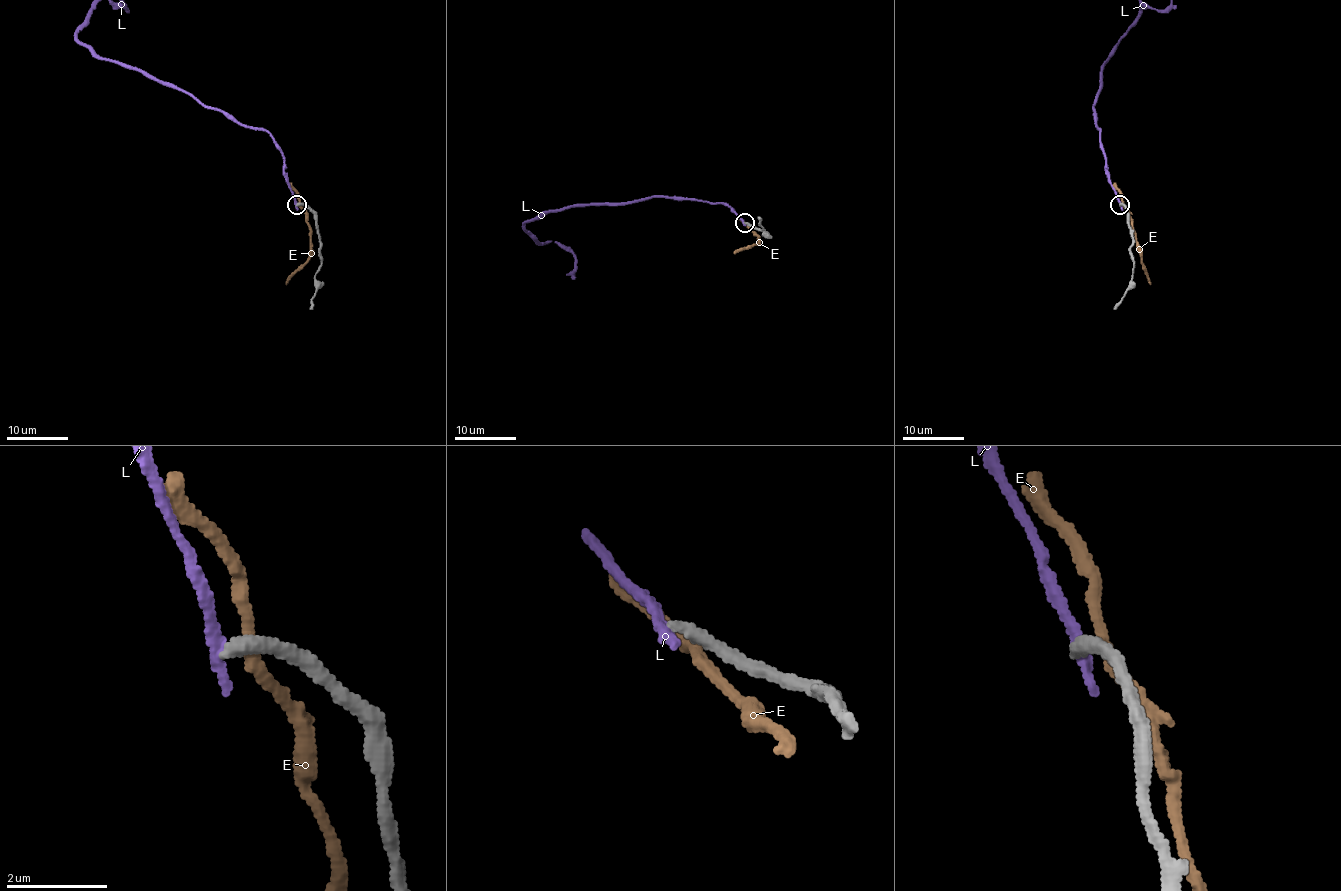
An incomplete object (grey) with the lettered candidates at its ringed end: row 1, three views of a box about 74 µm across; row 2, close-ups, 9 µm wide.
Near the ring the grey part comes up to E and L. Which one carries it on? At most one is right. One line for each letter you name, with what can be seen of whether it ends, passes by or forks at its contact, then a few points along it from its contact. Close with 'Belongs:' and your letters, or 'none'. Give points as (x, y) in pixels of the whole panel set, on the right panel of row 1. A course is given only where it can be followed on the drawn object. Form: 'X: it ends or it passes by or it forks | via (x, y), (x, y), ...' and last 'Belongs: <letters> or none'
Belongs: none

